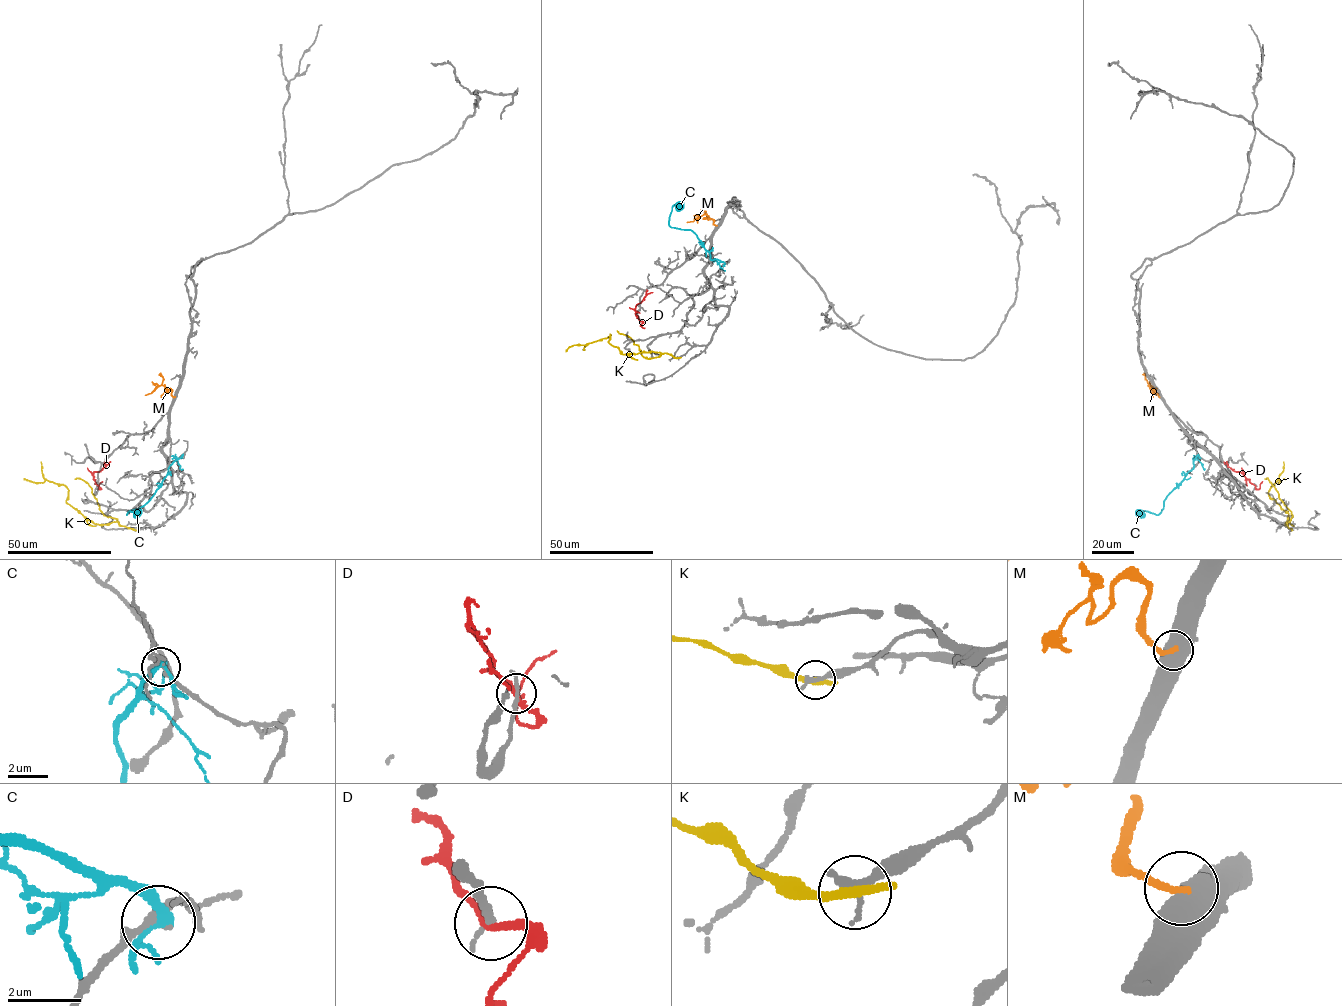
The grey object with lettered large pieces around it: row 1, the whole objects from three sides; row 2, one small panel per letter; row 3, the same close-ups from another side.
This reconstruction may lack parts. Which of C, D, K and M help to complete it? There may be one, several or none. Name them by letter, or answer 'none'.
none

